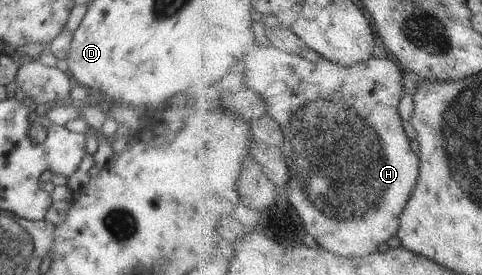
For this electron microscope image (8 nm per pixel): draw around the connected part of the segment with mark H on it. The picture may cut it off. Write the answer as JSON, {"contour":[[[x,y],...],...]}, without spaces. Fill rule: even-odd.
{"contour":[[[270,42],[264,46],[258,46],[258,50],[254,50],[252,53],[248,52],[247,60],[244,62],[246,62],[246,66],[241,67],[239,72],[247,77],[247,88],[254,89],[267,100],[267,103],[271,106],[268,114],[272,115],[284,129],[285,145],[282,148],[285,158],[291,166],[292,175],[291,190],[288,191],[288,196],[291,204],[304,220],[304,227],[322,246],[326,246],[328,250],[332,250],[336,254],[342,254],[342,256],[365,257],[378,251],[382,244],[386,244],[388,240],[392,240],[394,236],[399,234],[403,212],[407,209],[412,195],[418,188],[423,164],[420,154],[416,154],[414,148],[412,148],[412,142],[410,142],[408,132],[406,132],[404,122],[402,122],[403,116],[400,114],[403,100],[408,98],[402,64],[394,56],[387,59],[372,57],[370,60],[354,66],[344,66],[332,62],[330,59],[315,63],[302,57],[302,55],[298,56],[282,50]]]}

